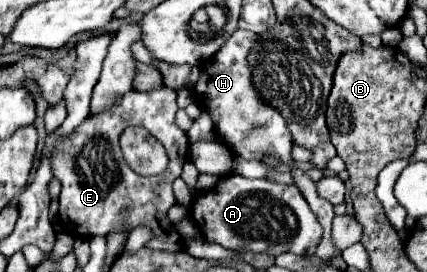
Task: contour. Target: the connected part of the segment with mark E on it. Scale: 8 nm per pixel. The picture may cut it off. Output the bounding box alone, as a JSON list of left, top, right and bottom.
[54,88,188,252]

